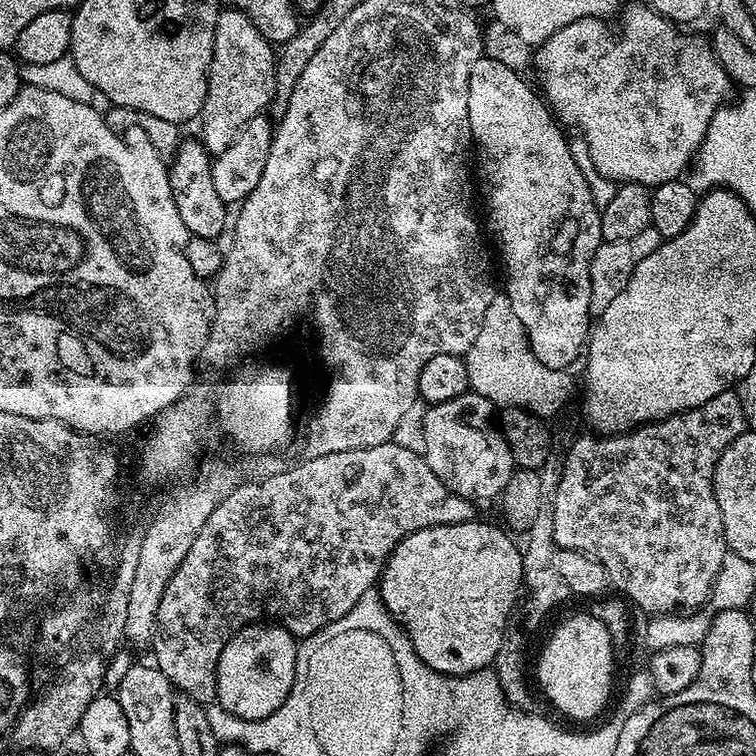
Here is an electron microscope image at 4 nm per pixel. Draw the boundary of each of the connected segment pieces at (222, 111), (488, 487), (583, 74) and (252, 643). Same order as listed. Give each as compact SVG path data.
M225 7L216 17L214 50L210 54L208 89L200 105L200 133L198 139L215 158L222 150L230 150L234 138L242 134L242 126L250 118L261 115L269 107L275 94L275 72L278 61L273 44L265 38L262 30L246 18L237 8Z
M475 391L463 392L458 398L454 398L449 404L433 404L424 419L424 442L422 455L426 463L434 470L434 474L440 478L443 484L448 485L451 492L456 492L462 498L473 502L480 500L497 499L498 493L504 488L506 482L510 482L514 471L512 456L505 449L504 434L498 430L497 421L494 419L493 405L486 397L482 397Z
M636 2L636 4L628 4L624 8L624 13L620 16L620 32L615 32L614 29L611 28L610 25L604 21L604 18L597 18L595 16L584 16L580 20L576 20L572 24L566 25L564 28L560 28L555 32L553 36L550 37L549 40L545 40L543 44L539 45L535 49L536 52L536 72L540 75L540 84L538 83L539 91L542 93L543 99L546 101L549 108L552 109L557 121L561 125L569 126L568 124L573 124L574 127L580 128L579 139L582 143L589 148L590 158L593 159L593 164L597 168L598 174L604 176L608 180L613 180L615 182L619 182L620 184L642 184L645 188L651 190L653 188L657 188L659 184L669 184L671 180L681 179L689 171L690 165L693 163L694 157L697 152L700 151L700 144L706 138L706 134L708 133L708 127L710 126L710 122L714 118L714 114L718 111L718 109L724 107L725 104L729 103L730 97L728 96L734 91L734 85L730 77L726 74L726 70L720 64L720 60L716 56L714 50L712 49L712 45L710 43L709 37L705 36L687 36L686 33L683 32L681 25L674 20L667 20L665 16L662 14L658 14L652 8L647 8L646 5L642 2Z
M257 622L236 630L216 663L215 703L239 720L261 720L274 714L294 686L297 651L297 637L281 624Z

